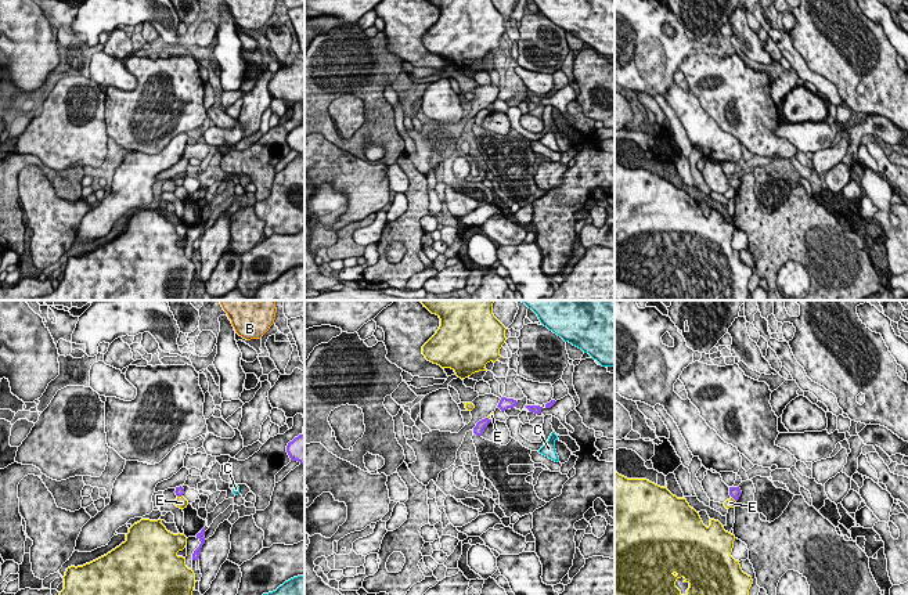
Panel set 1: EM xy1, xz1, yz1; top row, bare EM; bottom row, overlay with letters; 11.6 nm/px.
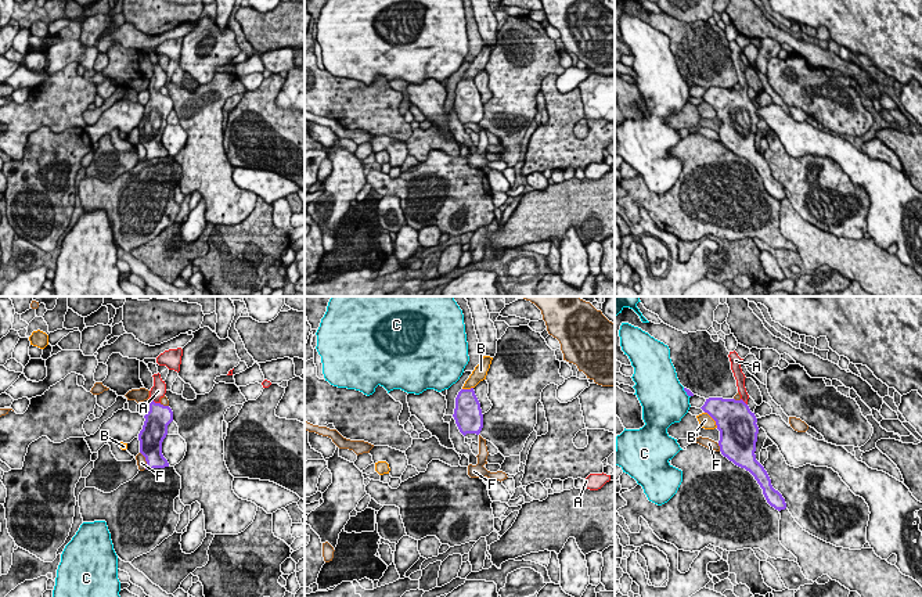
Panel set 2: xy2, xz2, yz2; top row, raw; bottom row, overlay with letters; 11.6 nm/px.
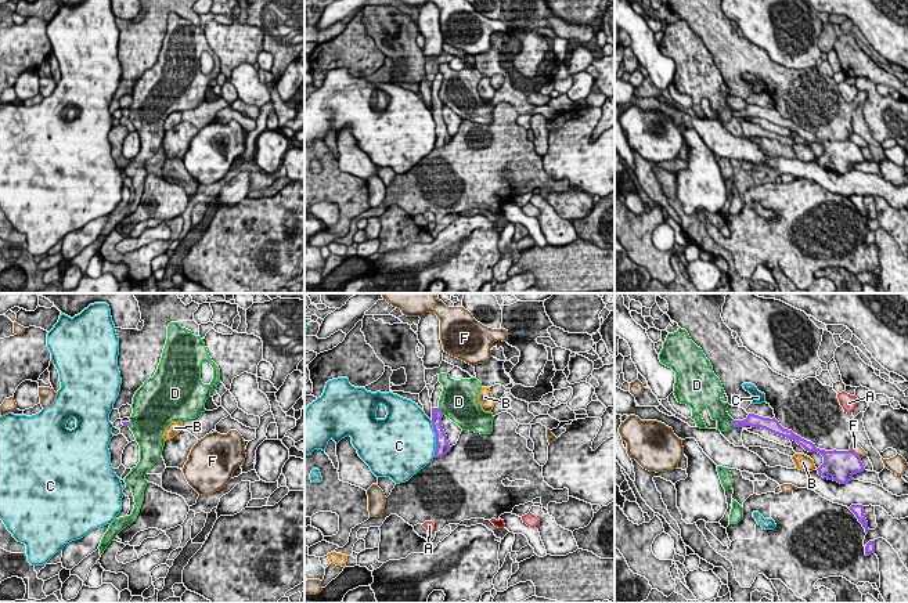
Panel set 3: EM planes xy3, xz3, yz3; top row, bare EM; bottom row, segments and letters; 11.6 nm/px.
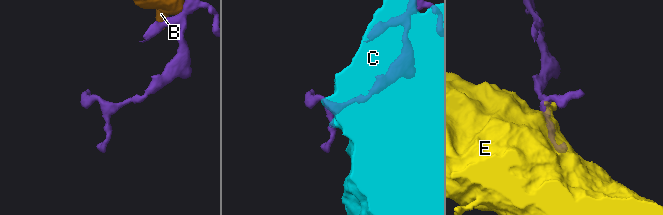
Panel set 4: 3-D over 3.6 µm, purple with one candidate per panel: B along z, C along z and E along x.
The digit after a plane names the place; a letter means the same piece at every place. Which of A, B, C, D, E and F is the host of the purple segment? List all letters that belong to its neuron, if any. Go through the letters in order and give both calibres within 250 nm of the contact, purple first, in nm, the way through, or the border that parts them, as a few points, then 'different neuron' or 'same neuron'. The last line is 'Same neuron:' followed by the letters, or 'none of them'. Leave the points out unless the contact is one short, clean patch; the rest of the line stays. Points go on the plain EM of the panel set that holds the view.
A: 280/170 nm | across xy2 (157, 110), (154, 92), (158, 81) | same neuron
B: 440/160 nm | along yz2 (705, 101), (717, 117) | different neuron
C: 160/480 nm | different neuron
D: 130/440 nm | along xz3 (439, 97), (443, 104) | different neuron
E: 100/140 nm | along xy1 (182, 184), (177, 187) | different neuron
F: 260/120 nm | different neuron
Same neuron: A

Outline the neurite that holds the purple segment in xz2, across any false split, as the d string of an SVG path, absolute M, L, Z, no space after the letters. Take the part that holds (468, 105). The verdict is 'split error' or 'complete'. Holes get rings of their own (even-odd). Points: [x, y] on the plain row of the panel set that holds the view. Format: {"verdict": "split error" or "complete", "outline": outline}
{"verdict": "complete", "outline": "M473 78L458 82L453 107L464 126L467 123L480 123L483 118L483 104Z"}

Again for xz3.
{"verdict": "complete", "outline": "M432 98L432 116L436 123L435 148L442 148L451 140L447 131L447 126L442 116L442 108L443 108L443 102L440 101L440 98Z"}

